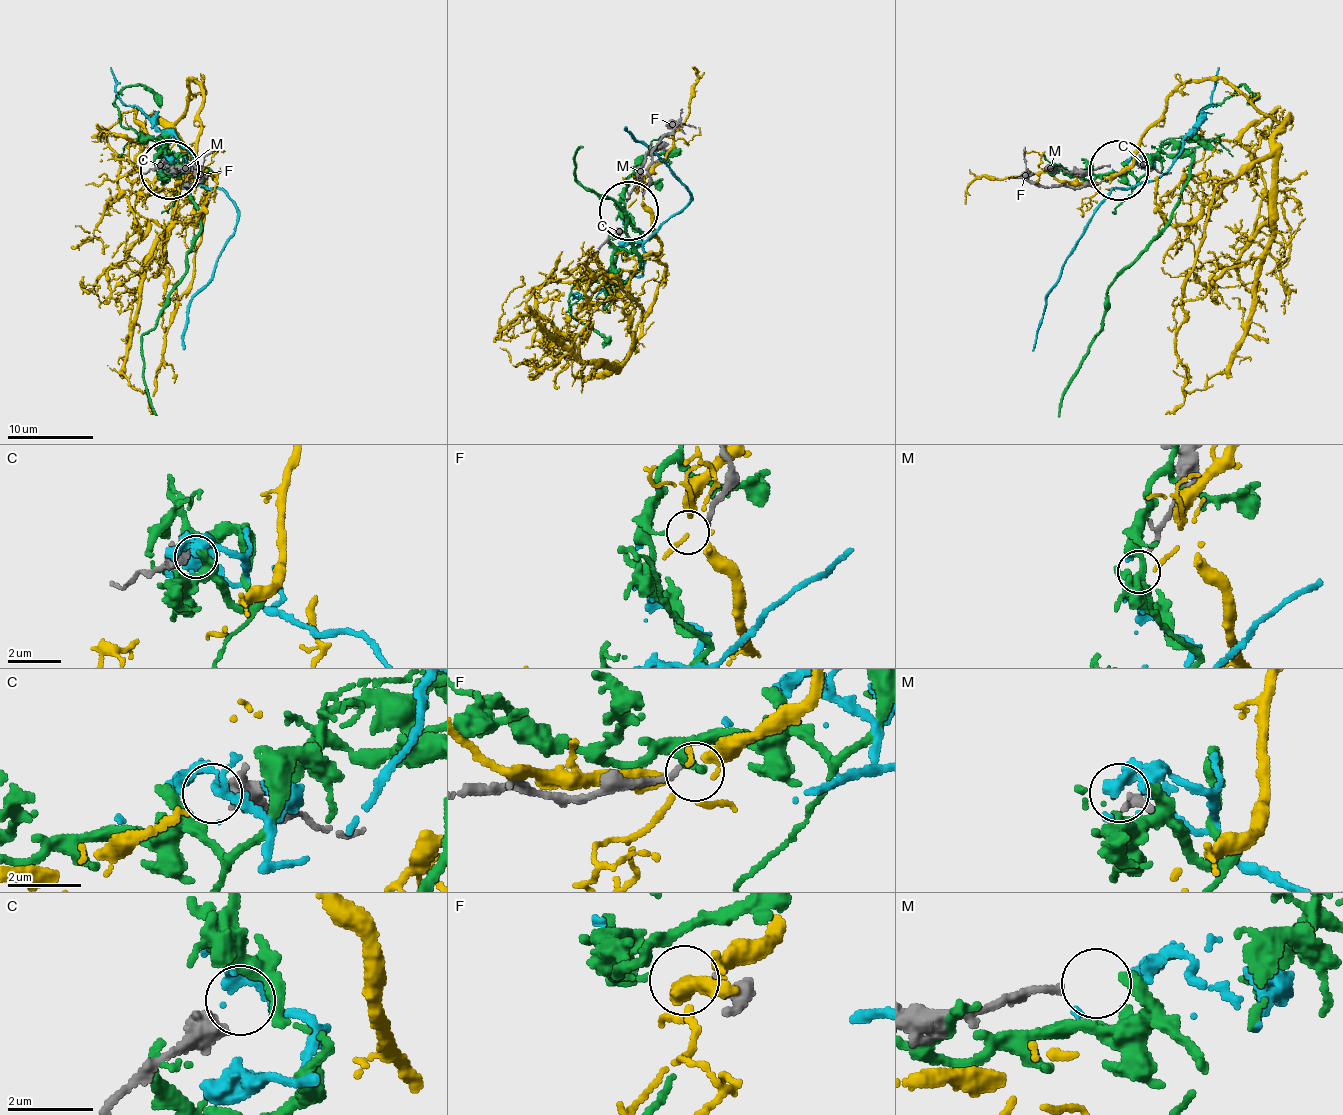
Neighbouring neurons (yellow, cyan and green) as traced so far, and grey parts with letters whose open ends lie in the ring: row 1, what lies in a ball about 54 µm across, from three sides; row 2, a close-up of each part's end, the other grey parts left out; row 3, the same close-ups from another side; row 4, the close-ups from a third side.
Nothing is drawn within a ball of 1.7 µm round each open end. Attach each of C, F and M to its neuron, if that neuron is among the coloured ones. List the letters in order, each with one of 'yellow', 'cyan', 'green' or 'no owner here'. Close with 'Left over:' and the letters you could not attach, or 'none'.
C: no owner here
F: no owner here
M: no owner here
Left over: C, F, M

